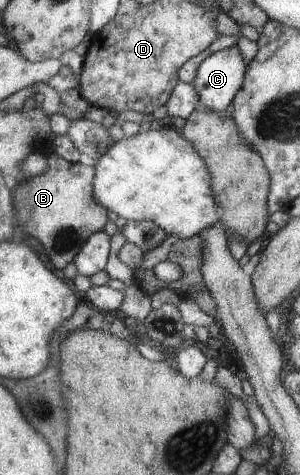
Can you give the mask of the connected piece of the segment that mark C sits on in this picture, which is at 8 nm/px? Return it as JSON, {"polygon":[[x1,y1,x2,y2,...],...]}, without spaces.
{"polygon":[[236,45,209,52,197,66,191,83,196,89,200,107,226,113,238,88,241,88,247,66]]}

